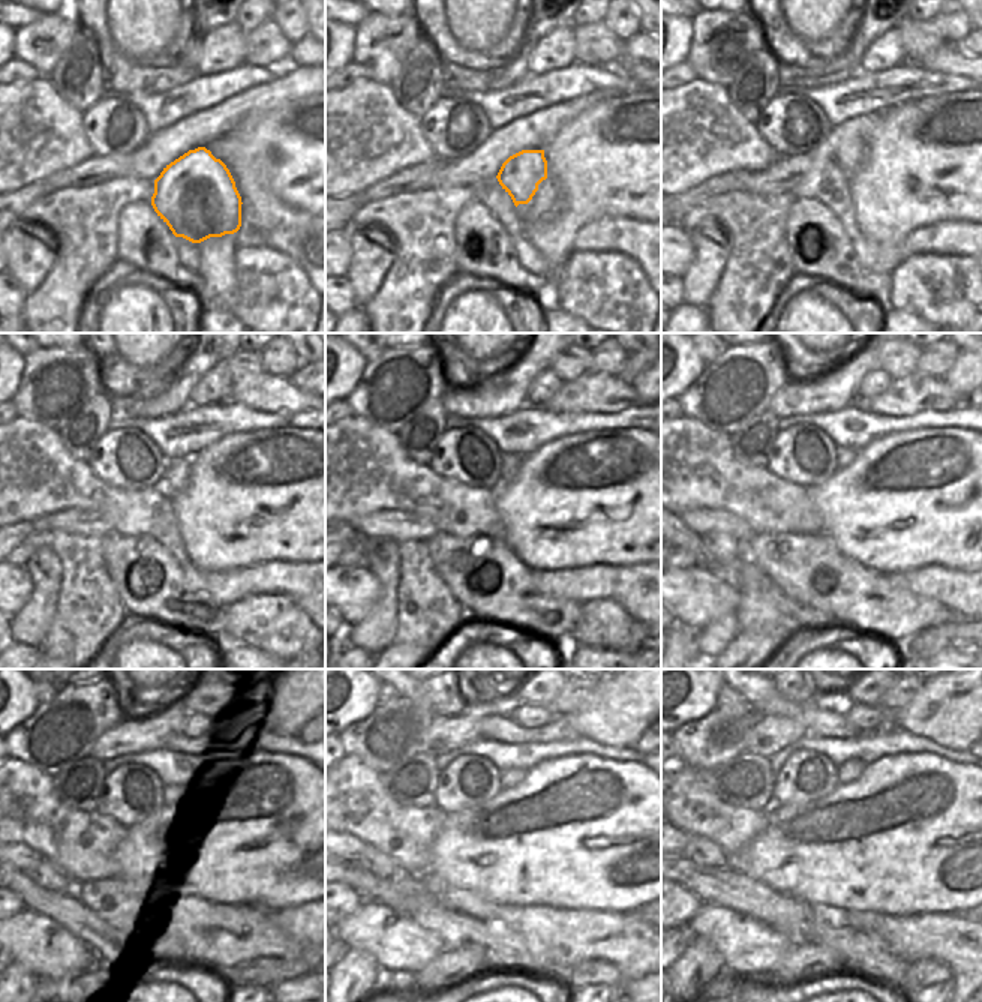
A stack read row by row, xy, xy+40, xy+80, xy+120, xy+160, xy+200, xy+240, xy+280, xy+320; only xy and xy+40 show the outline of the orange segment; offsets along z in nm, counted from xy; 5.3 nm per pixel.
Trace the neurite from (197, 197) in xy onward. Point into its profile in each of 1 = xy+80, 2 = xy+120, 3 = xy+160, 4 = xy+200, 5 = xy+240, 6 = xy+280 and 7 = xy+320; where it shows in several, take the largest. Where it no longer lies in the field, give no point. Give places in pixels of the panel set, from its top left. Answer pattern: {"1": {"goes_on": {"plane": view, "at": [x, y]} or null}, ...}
{"1": {"goes_on": {"plane": "xy+80", "at": [852, 152]}}, "2": {"goes_on": {"plane": "xy+120", "at": [174, 479]}}, "3": {"goes_on": {"plane": "xy+160", "at": [510, 461]}}, "4": {"goes_on": {"plane": "xy+200", "at": [843, 456]}}, "5": {"goes_on": {"plane": "xy+240", "at": [173, 791]}}, "6": {"goes_on": {"plane": "xy+280", "at": [513, 776]}}, "7": {"goes_on": {"plane": "xy+320", "at": [852, 770]}}}

